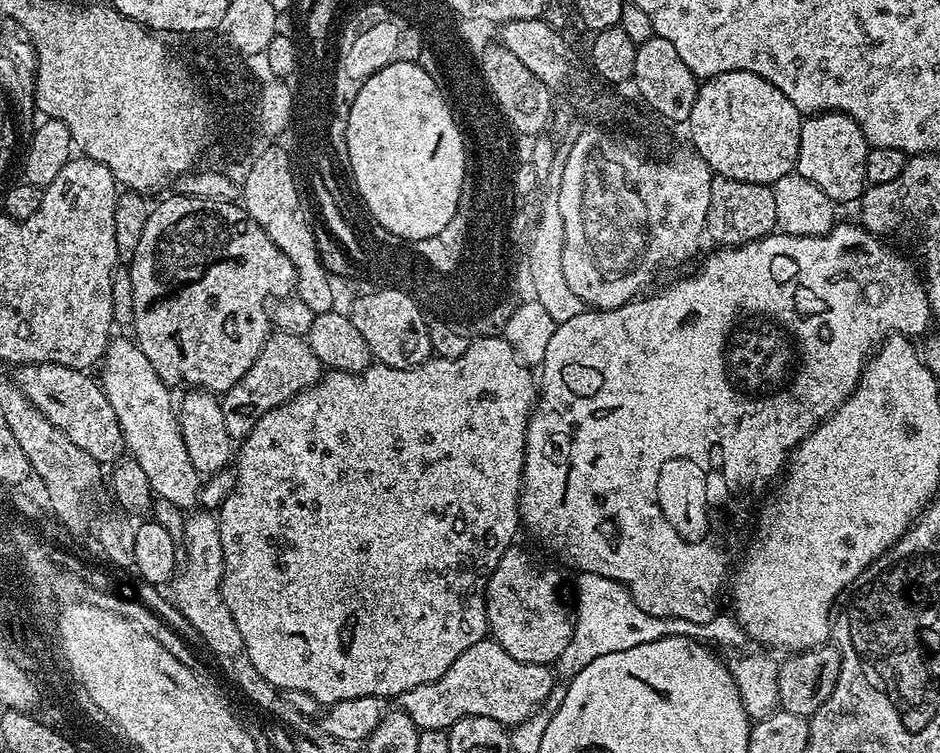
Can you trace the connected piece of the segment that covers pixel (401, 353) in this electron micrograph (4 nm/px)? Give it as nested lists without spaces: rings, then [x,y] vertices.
[[[383,292],[360,301],[356,306],[354,327],[366,338],[366,346],[370,346],[373,357],[391,368],[413,368],[433,355],[426,323],[412,307],[411,300],[399,292]]]

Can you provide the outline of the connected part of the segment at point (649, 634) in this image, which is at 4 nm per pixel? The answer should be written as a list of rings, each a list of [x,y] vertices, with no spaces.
[[[580,572],[577,577],[570,646],[566,646],[558,661],[559,671],[564,671],[565,677],[575,676],[578,670],[594,662],[594,658],[602,658],[602,654],[618,654],[618,650],[630,650],[658,638],[689,636],[691,640],[701,639],[702,626],[698,622],[686,622],[682,618],[667,620],[646,614],[623,586],[610,578],[602,578],[602,574]]]

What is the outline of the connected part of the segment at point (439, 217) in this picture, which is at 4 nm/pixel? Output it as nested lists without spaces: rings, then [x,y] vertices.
[[[403,60],[378,70],[378,74],[370,77],[366,82],[366,86],[362,86],[362,90],[358,90],[358,98],[354,98],[354,102],[350,106],[350,118],[346,126],[350,173],[352,172],[353,178],[356,179],[356,188],[360,191],[360,196],[364,199],[364,204],[368,207],[369,214],[389,232],[386,232],[389,237],[402,240],[418,240],[438,235],[440,231],[446,230],[447,223],[454,218],[455,212],[458,210],[458,170],[460,169],[460,159],[458,158],[456,128],[448,120],[449,110],[450,106],[447,105],[447,100],[443,96],[443,89],[440,88],[439,84],[436,84],[434,78],[422,66],[404,62]]]

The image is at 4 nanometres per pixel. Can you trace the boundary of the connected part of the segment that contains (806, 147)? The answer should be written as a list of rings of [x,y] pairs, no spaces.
[[[818,112],[809,115],[800,125],[800,137],[798,138],[798,158],[794,169],[802,178],[814,182],[822,194],[826,194],[837,205],[843,206],[851,202],[859,201],[864,195],[866,181],[866,154],[870,145],[862,134],[858,122],[841,112]]]

